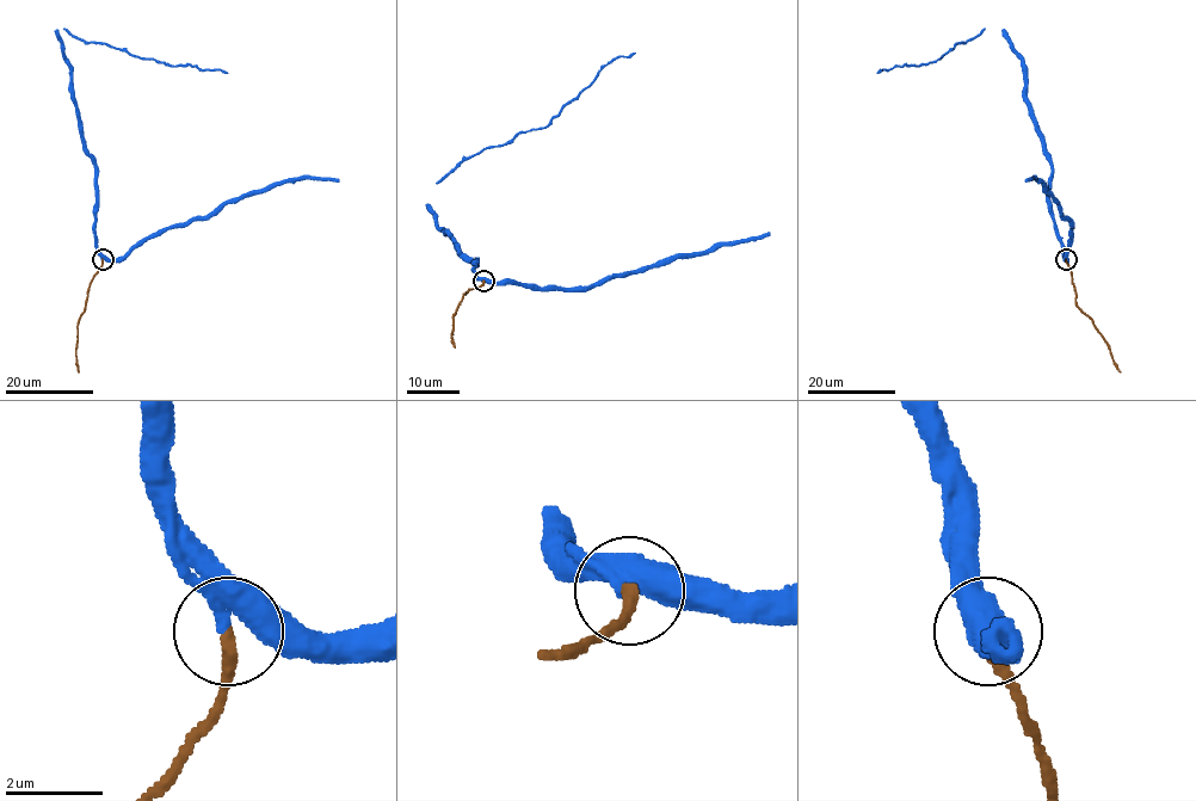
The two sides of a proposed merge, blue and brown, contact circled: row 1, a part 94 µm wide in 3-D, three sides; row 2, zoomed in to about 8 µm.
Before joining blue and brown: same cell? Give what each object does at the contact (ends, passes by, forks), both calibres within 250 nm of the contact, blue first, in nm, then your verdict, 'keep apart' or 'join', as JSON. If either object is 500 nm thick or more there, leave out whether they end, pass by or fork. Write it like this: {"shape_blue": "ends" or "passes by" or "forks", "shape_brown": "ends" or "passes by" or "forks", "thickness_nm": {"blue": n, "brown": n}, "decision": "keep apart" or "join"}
{"shape_blue": "passes by", "shape_brown": "ends", "thickness_nm": {"blue": 400, "brown": 280}, "decision": "join"}

